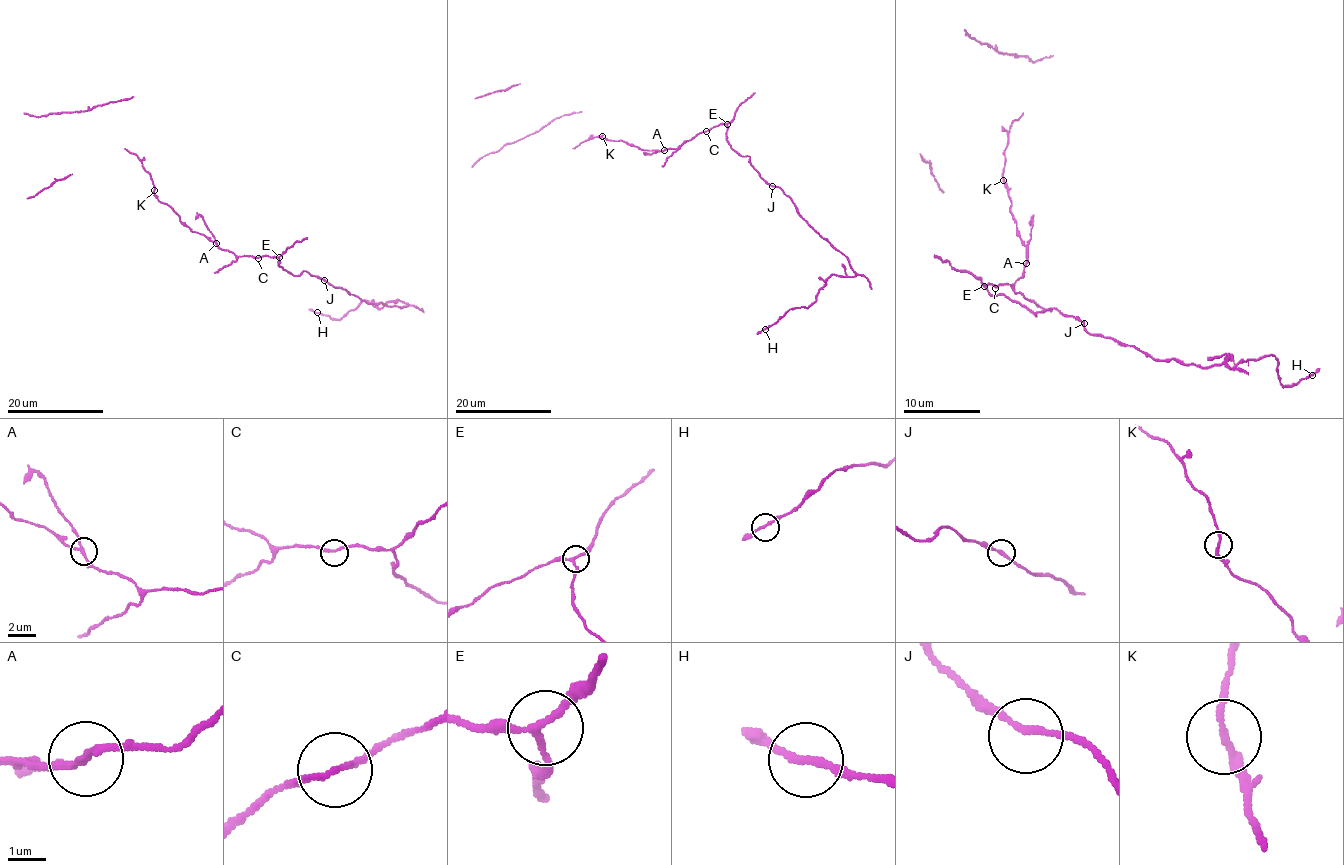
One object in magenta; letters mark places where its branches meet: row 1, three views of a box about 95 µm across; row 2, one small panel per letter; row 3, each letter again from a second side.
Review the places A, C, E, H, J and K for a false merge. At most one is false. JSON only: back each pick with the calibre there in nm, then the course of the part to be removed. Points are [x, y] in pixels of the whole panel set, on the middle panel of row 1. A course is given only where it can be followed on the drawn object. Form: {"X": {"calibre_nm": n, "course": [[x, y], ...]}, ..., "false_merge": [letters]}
{"A": {"calibre_nm": 160, "course": [[665, 150], [643, 153]]}, "false_merge": ["A"]}

